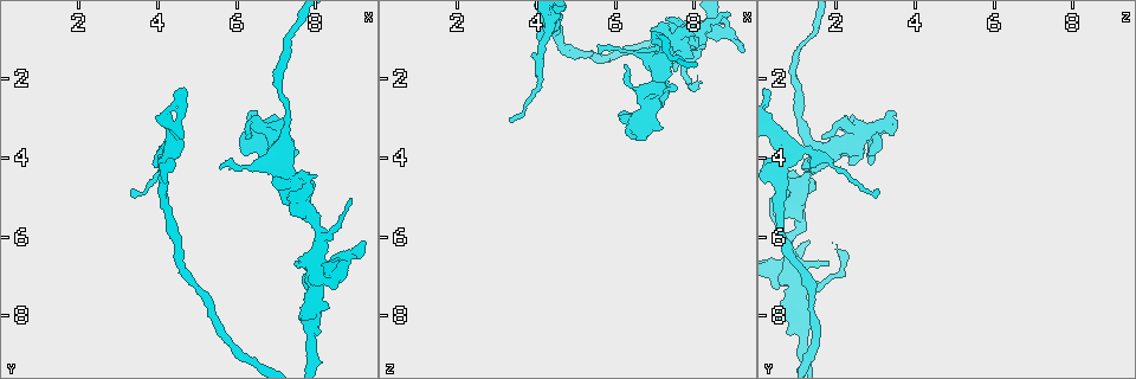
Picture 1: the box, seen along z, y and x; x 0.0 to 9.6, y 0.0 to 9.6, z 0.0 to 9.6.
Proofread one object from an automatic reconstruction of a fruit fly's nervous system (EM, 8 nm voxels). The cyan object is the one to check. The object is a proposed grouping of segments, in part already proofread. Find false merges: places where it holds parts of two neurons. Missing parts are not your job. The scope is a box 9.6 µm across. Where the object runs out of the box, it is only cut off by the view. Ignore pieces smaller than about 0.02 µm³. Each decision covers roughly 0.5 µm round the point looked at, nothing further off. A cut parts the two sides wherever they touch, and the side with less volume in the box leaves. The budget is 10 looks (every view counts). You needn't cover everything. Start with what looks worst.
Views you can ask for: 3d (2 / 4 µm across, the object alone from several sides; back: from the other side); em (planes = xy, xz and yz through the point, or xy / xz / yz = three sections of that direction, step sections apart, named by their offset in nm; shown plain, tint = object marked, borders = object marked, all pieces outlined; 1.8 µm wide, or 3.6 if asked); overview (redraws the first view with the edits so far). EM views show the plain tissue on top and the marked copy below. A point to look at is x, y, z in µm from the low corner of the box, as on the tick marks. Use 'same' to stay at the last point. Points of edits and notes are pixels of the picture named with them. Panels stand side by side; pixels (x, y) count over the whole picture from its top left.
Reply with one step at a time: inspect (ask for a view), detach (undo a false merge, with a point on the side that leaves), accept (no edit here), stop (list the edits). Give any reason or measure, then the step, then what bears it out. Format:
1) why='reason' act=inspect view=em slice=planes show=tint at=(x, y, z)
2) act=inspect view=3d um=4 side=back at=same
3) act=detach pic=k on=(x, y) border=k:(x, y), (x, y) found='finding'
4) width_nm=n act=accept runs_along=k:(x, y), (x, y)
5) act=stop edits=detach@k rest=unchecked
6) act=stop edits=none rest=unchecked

why='arms run side by side' act=inspect view=3d um=4 at=(4.30, 4.00, 0.70)

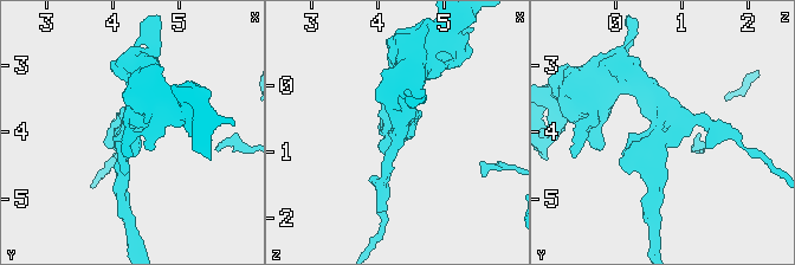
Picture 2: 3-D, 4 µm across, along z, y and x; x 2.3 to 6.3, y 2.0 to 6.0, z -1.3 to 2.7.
arms=4 act=inspect view=em um=3.6 slice=xy step=4 show=tint at=same

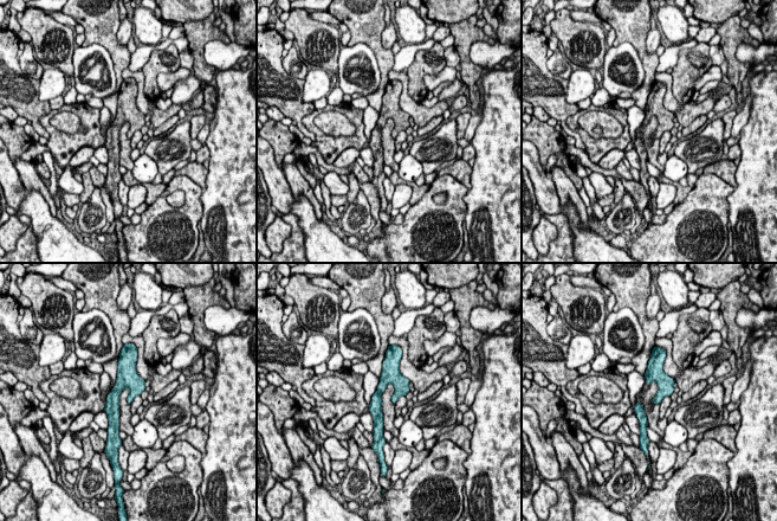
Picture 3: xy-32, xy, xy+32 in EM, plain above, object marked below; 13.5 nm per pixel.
act=inspect view=em um=3.6 slice=planes show=borders at=same

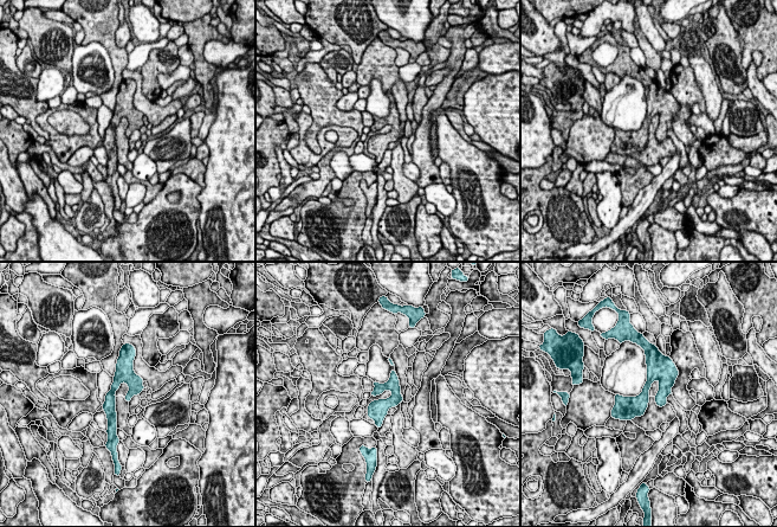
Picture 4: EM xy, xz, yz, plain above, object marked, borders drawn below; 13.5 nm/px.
act=accept runs_along=4:(122, 360), (110, 394), (112, 426) found='continuous, no second neuron'

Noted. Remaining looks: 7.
why='sharp bend' act=inspect view=em slice=planes show=borders at=(7.95, 7.05, 0.95)

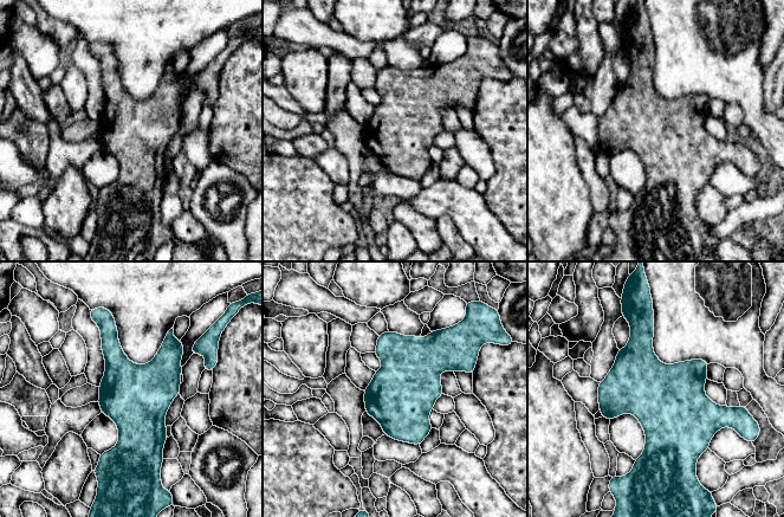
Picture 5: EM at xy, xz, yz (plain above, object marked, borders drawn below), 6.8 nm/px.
act=accept found='all the same neuron'

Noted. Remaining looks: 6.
act=inspect view=em slice=yz step=8 show=tint at=(6.95, 3.45, 2.60)

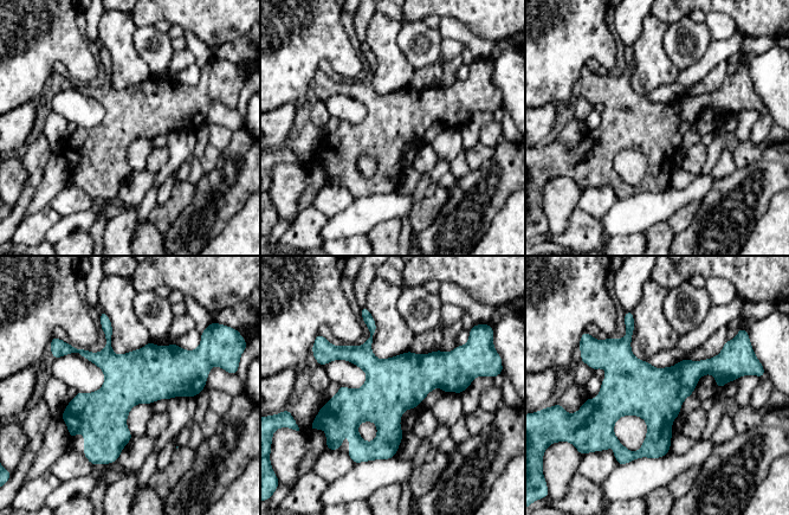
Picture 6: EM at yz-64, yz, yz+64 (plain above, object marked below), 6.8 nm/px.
width_nm=360 act=accept runs_along=6:(464, 382), (325, 410) found='continuous, no second neuron'

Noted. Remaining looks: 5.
why='calibre changes' act=inspect view=em um=3.6 slice=xz step=8 show=tint at=(7.35, 4.75, 1.00)

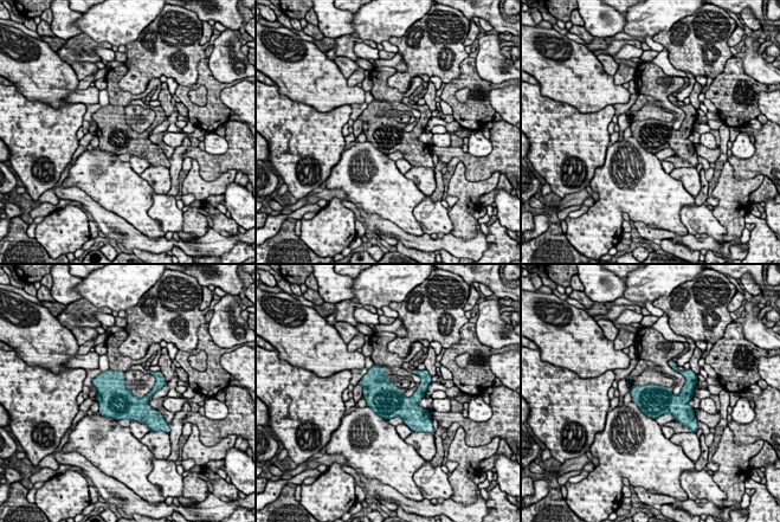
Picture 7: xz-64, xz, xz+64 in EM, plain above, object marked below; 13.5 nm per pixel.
act=accept found='continuous, no second neuron'

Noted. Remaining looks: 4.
act=stop edits=none rest=unchecked

